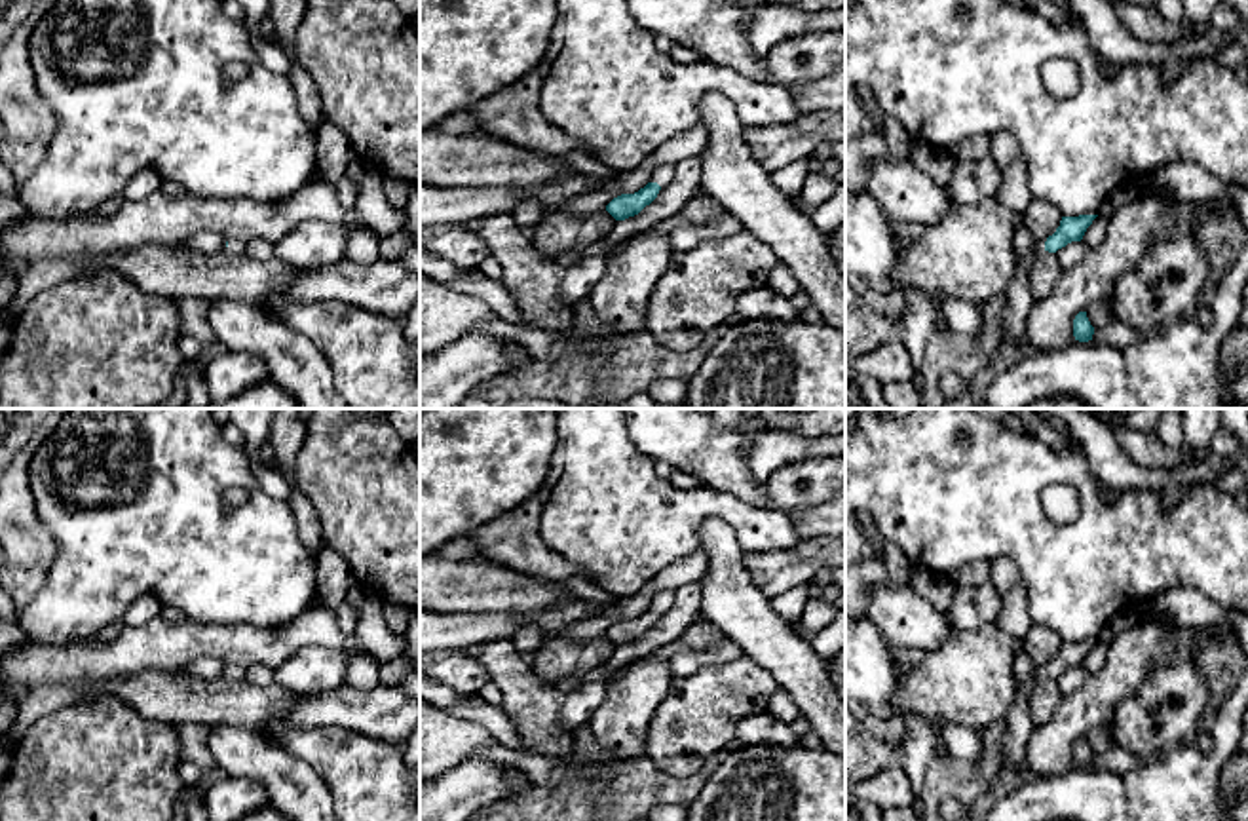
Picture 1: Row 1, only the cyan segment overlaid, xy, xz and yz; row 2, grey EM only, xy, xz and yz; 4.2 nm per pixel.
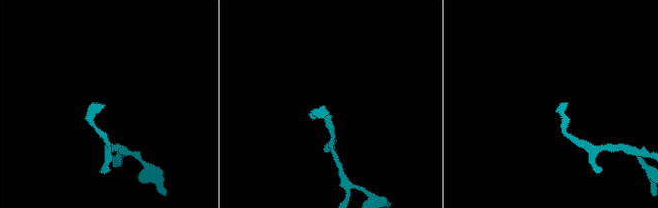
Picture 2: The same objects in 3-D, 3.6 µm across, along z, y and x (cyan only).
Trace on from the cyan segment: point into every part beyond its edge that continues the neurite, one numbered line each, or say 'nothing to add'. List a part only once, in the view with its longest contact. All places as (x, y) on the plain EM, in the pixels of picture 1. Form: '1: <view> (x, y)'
1: xz (663, 599)

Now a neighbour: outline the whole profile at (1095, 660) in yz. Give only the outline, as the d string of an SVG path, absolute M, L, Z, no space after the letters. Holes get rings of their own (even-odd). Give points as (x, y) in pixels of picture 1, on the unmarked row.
M1098 640L1092 650L1087 654L1085 661L1083 661L1083 669L1087 671L1087 675L1094 675L1098 673L1104 663L1106 663L1106 658L1107 658L1107 644Z

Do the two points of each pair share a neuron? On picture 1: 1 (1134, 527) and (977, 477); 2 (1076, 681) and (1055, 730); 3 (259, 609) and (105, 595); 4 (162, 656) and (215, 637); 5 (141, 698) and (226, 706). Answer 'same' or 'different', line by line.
1: same
2: different
3: same
4: same
5: same

